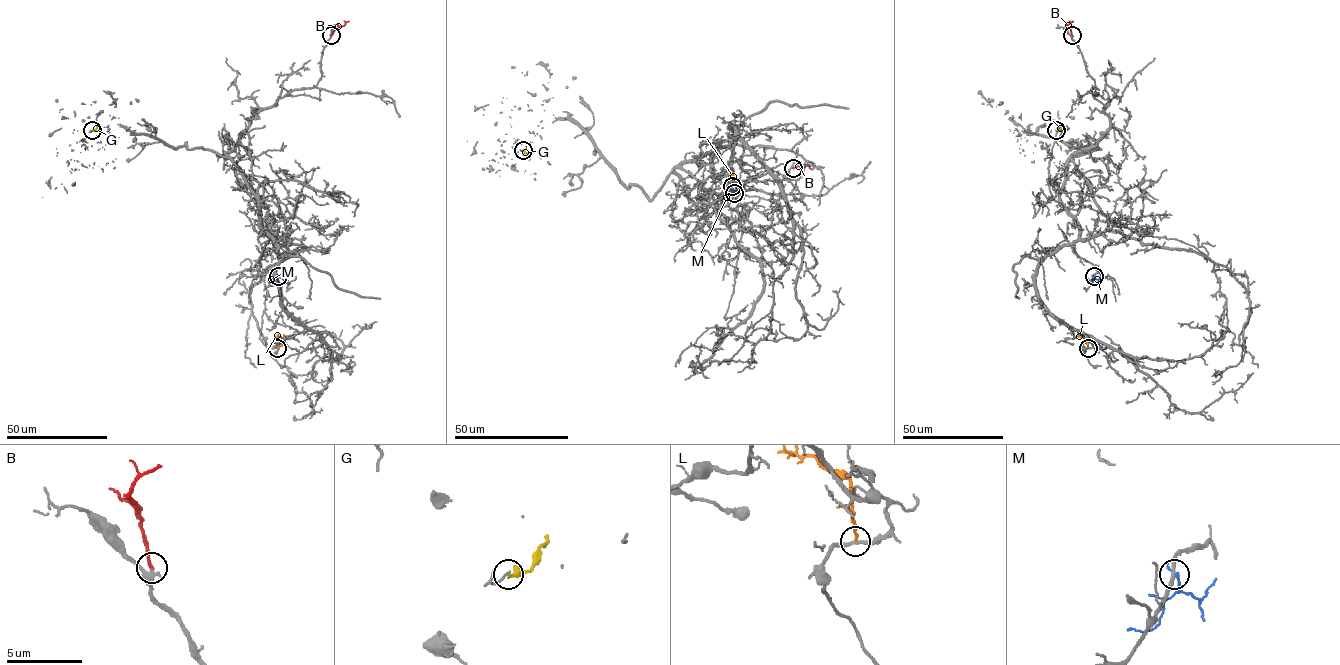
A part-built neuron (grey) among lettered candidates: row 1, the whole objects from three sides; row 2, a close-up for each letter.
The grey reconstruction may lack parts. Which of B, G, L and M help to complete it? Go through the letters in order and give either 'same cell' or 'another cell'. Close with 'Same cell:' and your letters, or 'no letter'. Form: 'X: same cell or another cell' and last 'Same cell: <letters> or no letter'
B: same cell
G: another cell
L: another cell
M: another cell
Same cell: B

